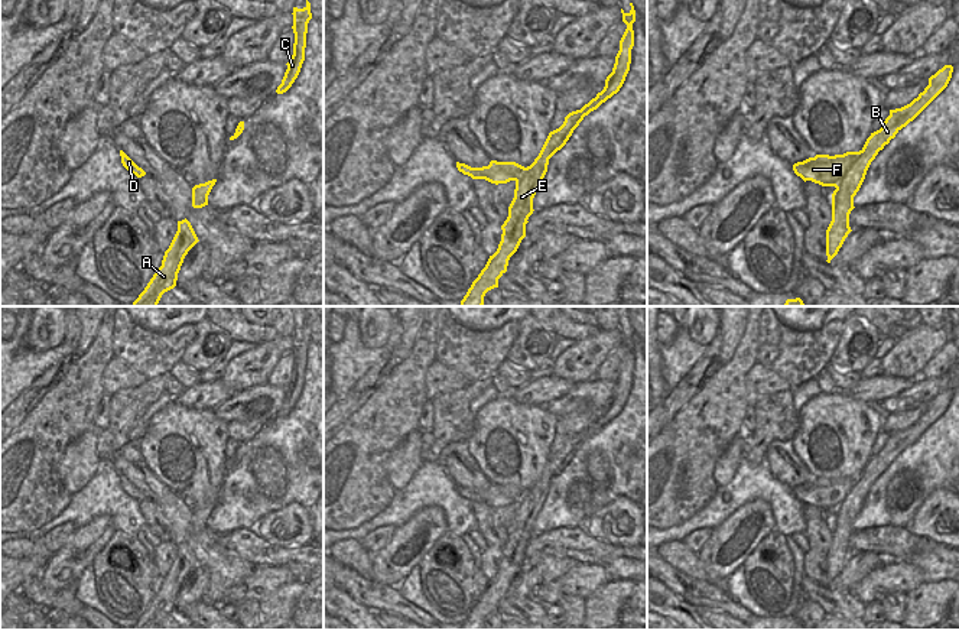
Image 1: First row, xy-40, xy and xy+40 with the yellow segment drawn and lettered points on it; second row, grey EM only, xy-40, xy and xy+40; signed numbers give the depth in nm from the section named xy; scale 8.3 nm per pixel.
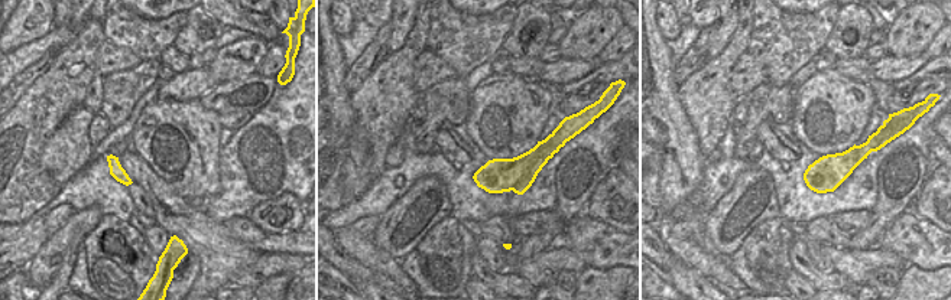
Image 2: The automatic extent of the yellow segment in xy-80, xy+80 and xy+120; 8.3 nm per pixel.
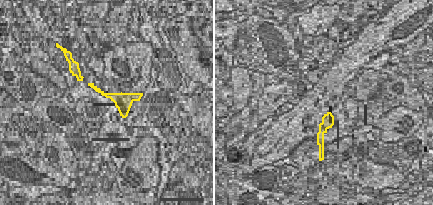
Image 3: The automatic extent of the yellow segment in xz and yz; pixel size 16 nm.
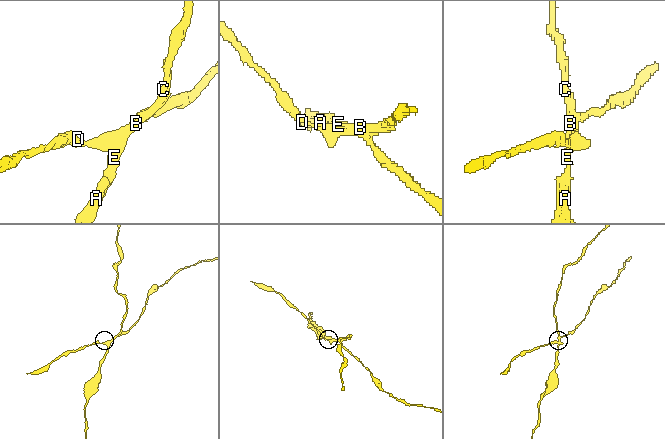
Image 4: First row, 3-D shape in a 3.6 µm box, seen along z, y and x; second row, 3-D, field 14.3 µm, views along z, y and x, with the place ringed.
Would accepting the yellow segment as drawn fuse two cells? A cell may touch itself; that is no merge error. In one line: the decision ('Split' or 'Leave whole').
Split.

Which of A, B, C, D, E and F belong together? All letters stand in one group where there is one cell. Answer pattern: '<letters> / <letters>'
A B C E / D F

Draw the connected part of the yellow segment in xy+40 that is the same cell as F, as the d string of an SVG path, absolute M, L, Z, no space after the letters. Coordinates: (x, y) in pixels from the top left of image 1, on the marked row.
M846 152L835 156L816 155L815 158L794 163L793 171L804 182L812 181L822 186L836 186L859 156L859 152Z

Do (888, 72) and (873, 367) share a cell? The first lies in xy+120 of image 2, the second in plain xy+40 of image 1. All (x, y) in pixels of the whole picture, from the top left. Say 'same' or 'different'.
different

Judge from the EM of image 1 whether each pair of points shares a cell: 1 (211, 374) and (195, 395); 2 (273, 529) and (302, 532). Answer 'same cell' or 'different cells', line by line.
1: different cells
2: same cell

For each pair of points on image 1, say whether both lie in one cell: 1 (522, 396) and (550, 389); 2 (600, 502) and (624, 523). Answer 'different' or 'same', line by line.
1: same
2: different

